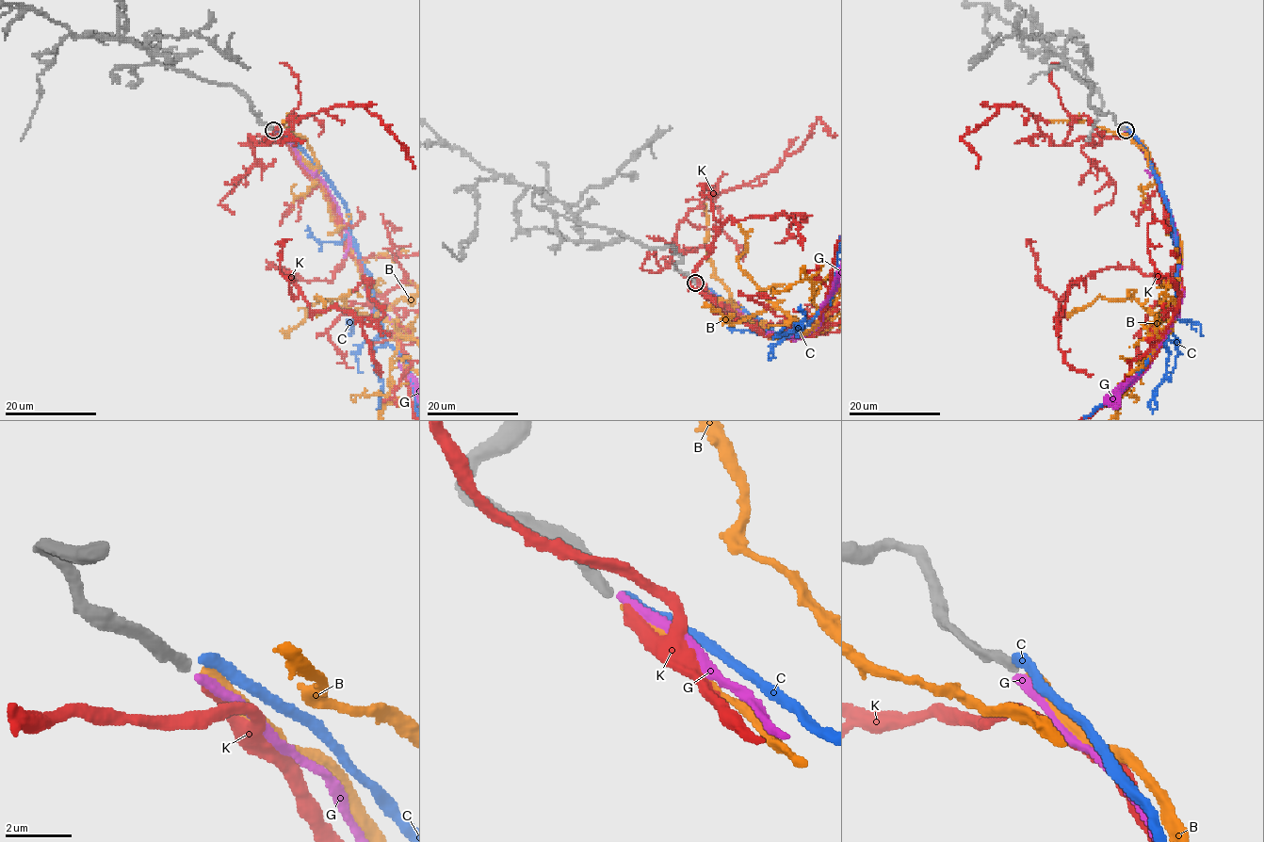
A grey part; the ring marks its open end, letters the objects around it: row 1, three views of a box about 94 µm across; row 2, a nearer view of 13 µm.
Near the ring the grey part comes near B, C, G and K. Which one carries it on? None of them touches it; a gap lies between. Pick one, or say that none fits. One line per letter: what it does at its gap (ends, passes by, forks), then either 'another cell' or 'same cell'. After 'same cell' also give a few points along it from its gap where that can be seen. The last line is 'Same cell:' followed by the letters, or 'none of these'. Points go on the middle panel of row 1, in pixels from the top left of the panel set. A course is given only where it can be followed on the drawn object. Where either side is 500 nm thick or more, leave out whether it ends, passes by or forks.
B: it ends | same cell
C: it ends | another cell
G: it ends | another cell
K: it ends | another cell
Same cell: B

